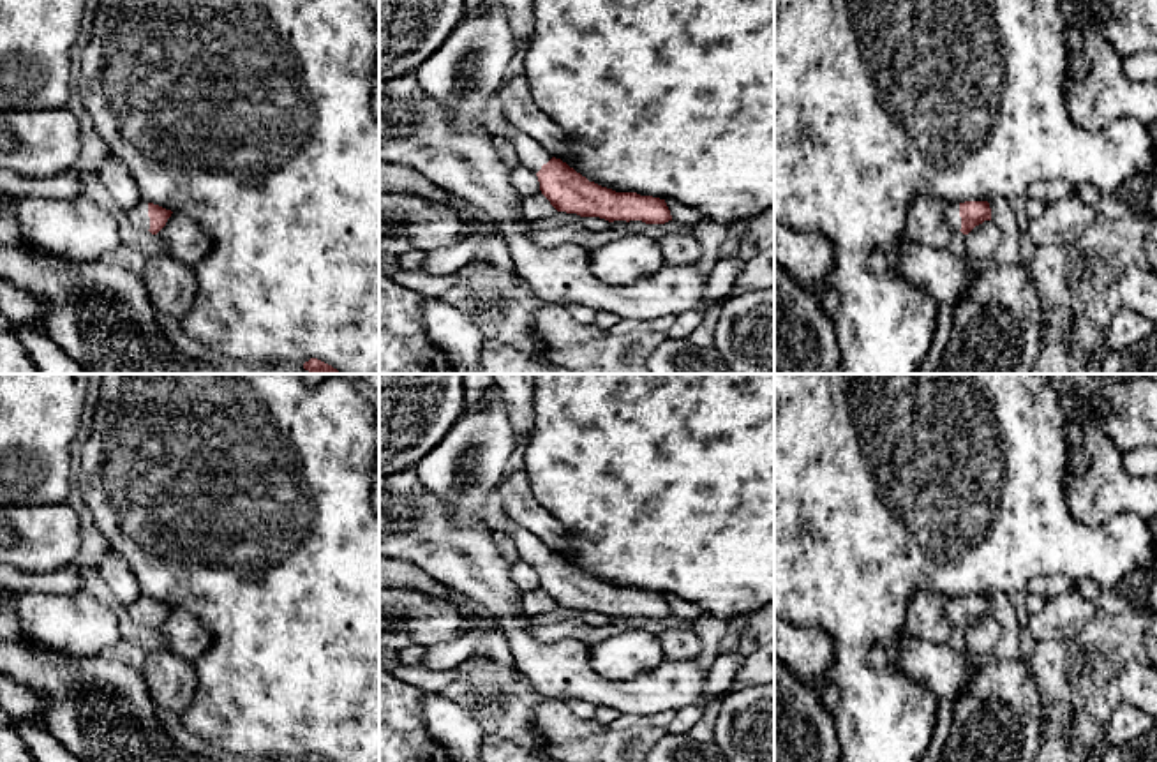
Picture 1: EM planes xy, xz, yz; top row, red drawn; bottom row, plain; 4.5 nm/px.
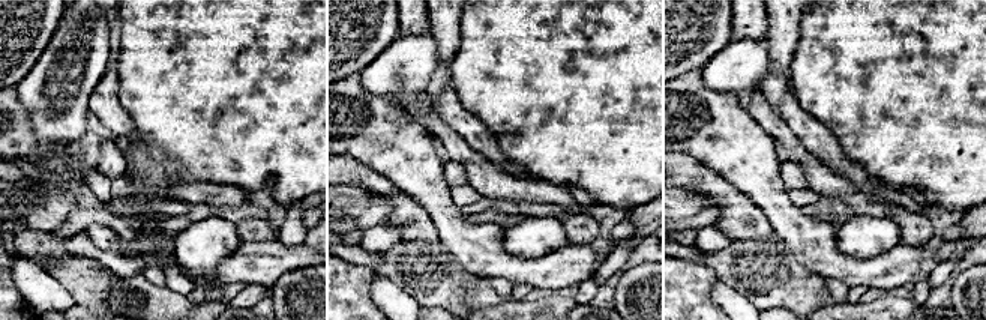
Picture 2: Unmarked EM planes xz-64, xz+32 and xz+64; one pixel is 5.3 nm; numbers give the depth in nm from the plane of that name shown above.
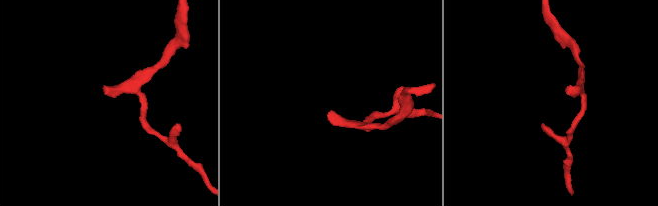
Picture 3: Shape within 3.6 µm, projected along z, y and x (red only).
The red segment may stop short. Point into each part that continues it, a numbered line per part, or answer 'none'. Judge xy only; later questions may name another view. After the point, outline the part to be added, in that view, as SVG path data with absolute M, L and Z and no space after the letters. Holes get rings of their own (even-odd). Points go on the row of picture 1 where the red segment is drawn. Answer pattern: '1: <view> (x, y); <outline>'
1: xy (138, 217); M139 199L132 206L132 210L127 213L127 220L138 231L148 231L150 229L148 201L146 199Z

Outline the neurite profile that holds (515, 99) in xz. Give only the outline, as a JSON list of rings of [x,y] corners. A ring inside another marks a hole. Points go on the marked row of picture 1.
[[[524,74],[513,78],[508,85],[499,88],[496,99],[503,108],[504,118],[517,131],[540,143],[550,157],[571,164],[571,143],[561,127],[536,106]]]

